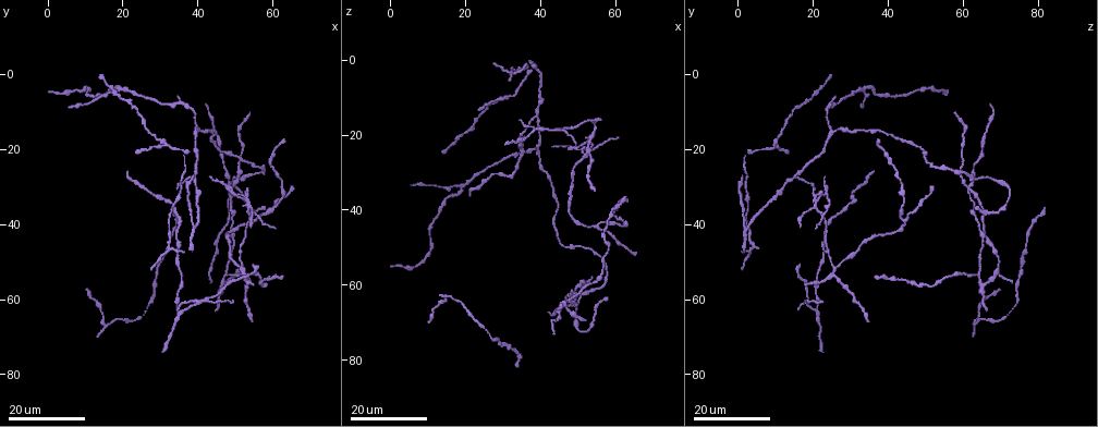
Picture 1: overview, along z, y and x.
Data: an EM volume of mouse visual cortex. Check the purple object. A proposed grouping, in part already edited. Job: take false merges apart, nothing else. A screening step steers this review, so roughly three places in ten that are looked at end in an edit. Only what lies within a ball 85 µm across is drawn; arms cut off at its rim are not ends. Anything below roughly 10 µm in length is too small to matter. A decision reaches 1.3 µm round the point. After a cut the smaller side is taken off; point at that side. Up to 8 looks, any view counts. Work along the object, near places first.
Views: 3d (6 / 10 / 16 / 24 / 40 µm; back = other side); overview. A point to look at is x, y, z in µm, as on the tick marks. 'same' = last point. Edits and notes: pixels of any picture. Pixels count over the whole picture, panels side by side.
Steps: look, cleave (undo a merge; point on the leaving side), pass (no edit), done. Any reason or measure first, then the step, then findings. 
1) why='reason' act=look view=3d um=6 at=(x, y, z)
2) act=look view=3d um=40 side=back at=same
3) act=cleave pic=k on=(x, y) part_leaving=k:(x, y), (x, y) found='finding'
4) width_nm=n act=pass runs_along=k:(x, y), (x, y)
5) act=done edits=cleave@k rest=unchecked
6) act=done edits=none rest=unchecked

why='two arms in line, one across' act=look view=3d um=16 at=(18.5, 4.0, 33.5)

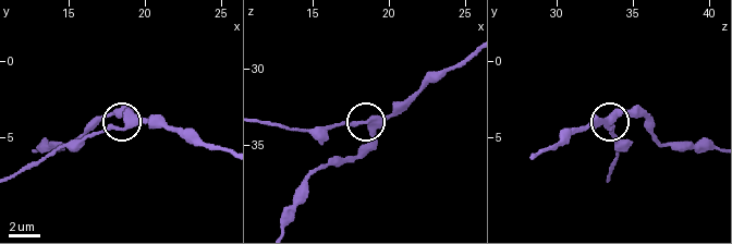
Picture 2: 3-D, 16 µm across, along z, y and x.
why='zoom in' act=look view=3d um=6 at=(18.6, 3.8, 33.6)

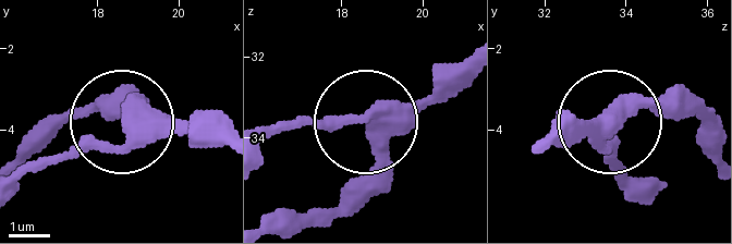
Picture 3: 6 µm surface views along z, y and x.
arms=3 act=pass runs_along=3:(224, 149), (123, 125), (20, 177) found='one neuron here'

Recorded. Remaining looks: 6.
why='a fork' act=look view=3d um=24 at=(39.0, 15.0, 25.0)

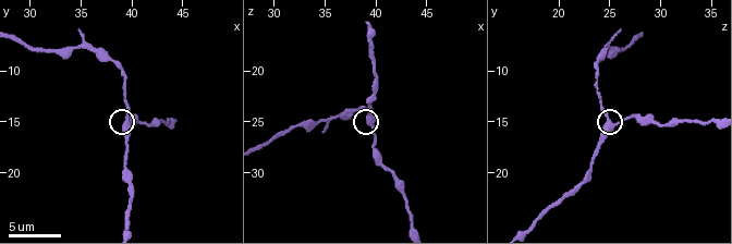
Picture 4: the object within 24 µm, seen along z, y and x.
why='closer look' act=look view=3d um=10 at=(39.4, 15.2, 24.8)

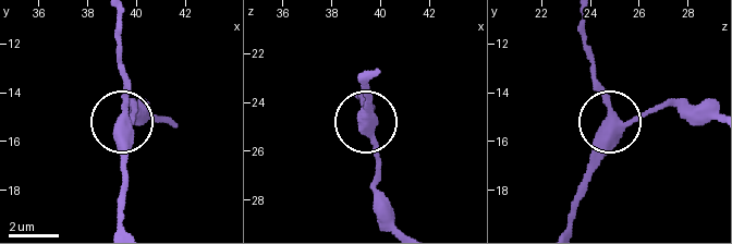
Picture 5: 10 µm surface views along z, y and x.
arms=3 act=pass runs_along=5:(714, 118), (663, 104), (613, 122), (595, 69) found='continuous, no second neuron'

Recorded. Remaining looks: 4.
why='three arms meet' act=look view=3d um=24 at=(51.0, 51.5, 26.0)

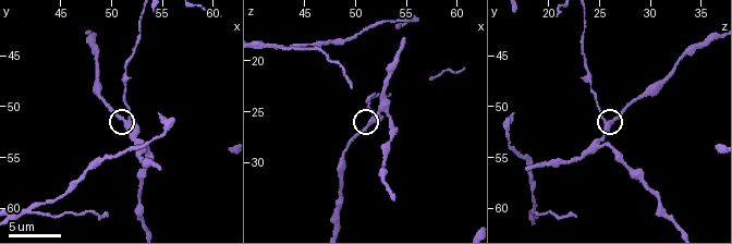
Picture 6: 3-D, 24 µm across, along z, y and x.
why='zoom in' act=look view=3d um=10 at=(51.4, 52.0, 26.0)

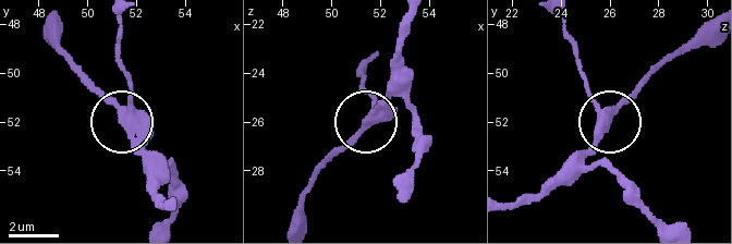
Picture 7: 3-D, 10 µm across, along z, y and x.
act=cleave pic=7 on=(127, 78) part_leaving=7:(132, 109), (120, 61), (120, 17) found='a second neuron is stuck on'

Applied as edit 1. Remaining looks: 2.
act=done edits=cleave@7 rest=unchecked

